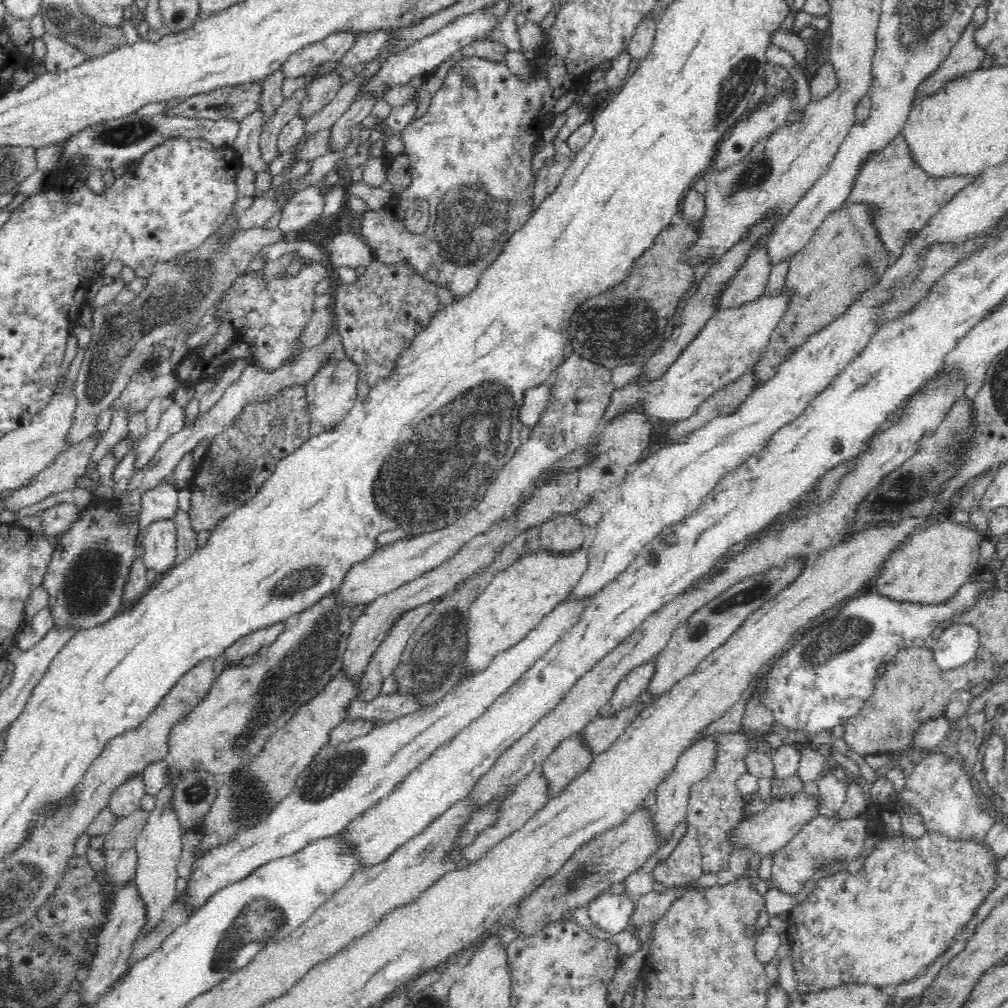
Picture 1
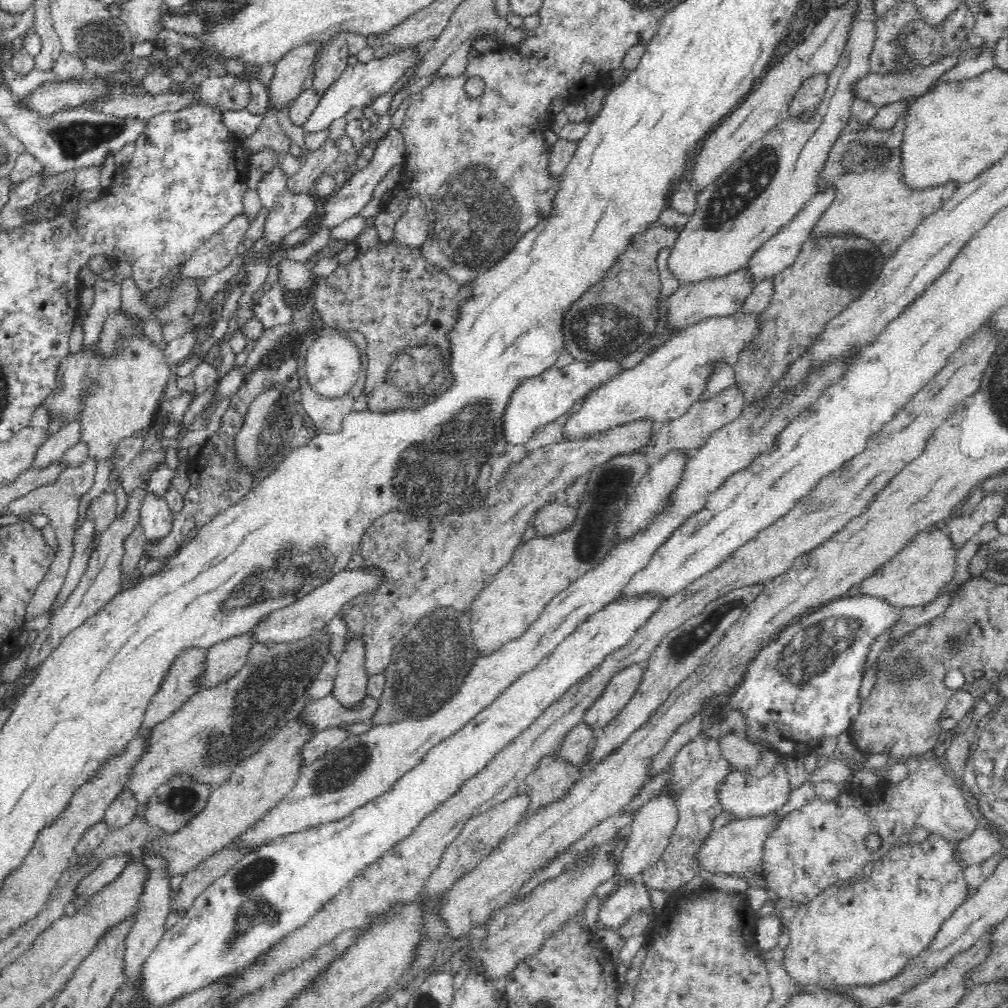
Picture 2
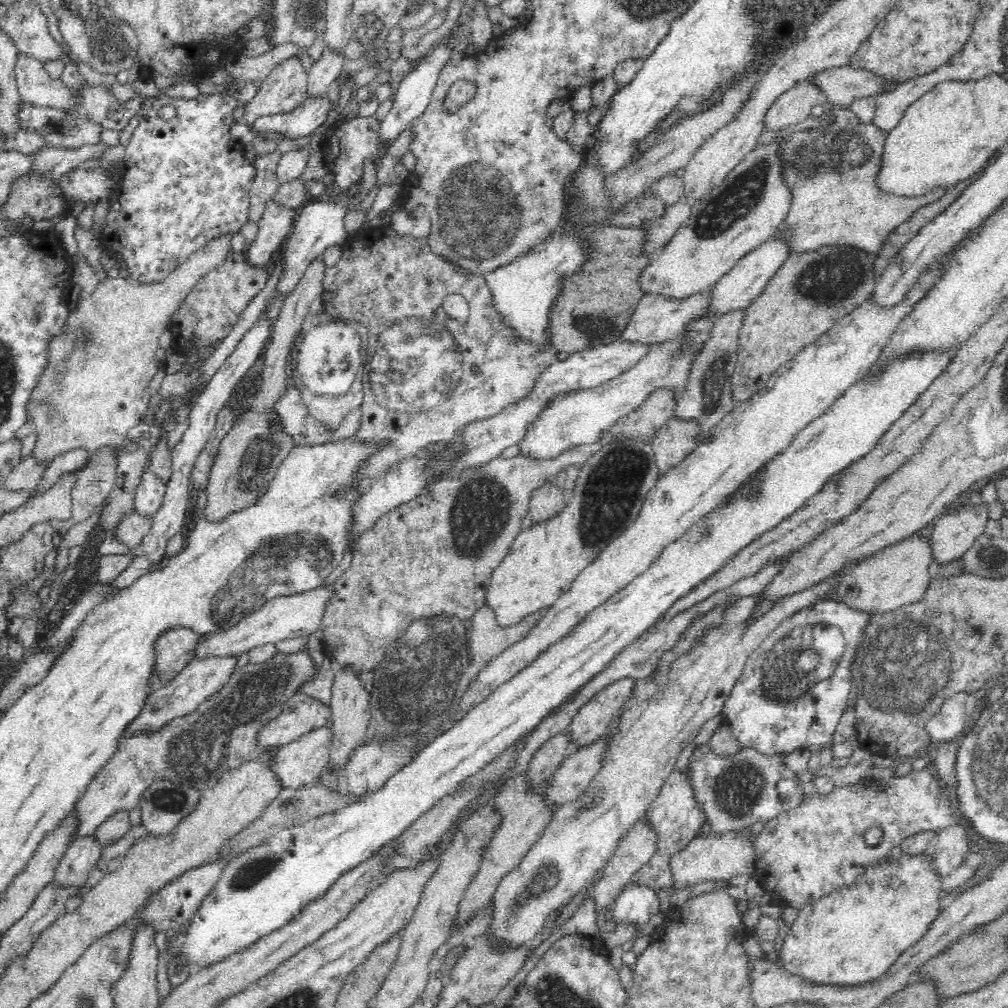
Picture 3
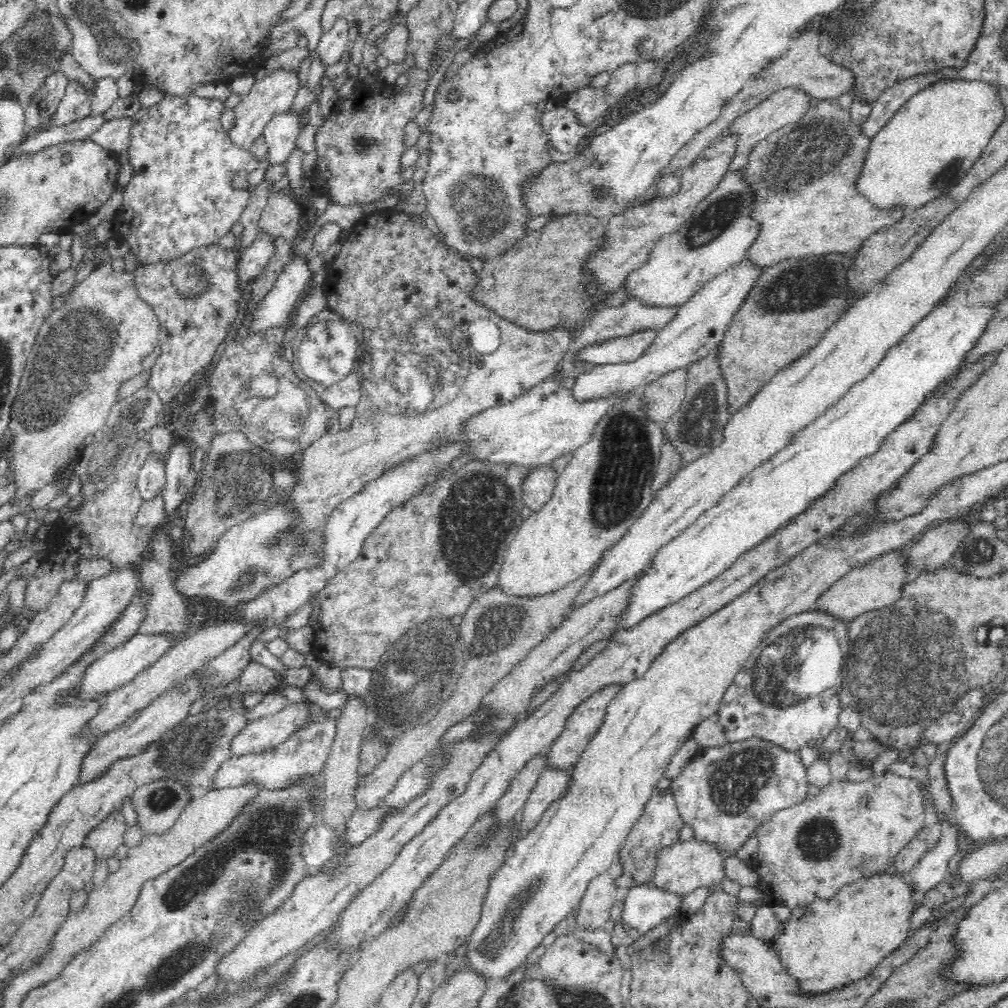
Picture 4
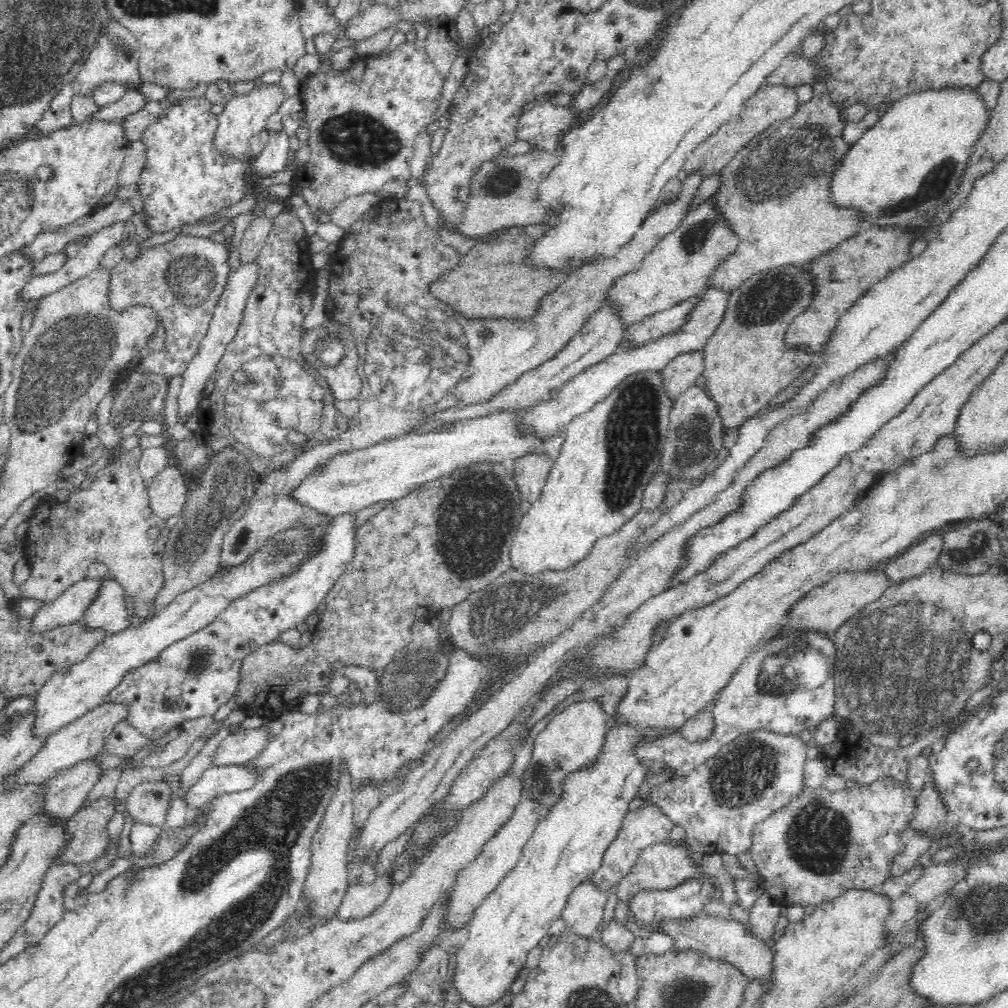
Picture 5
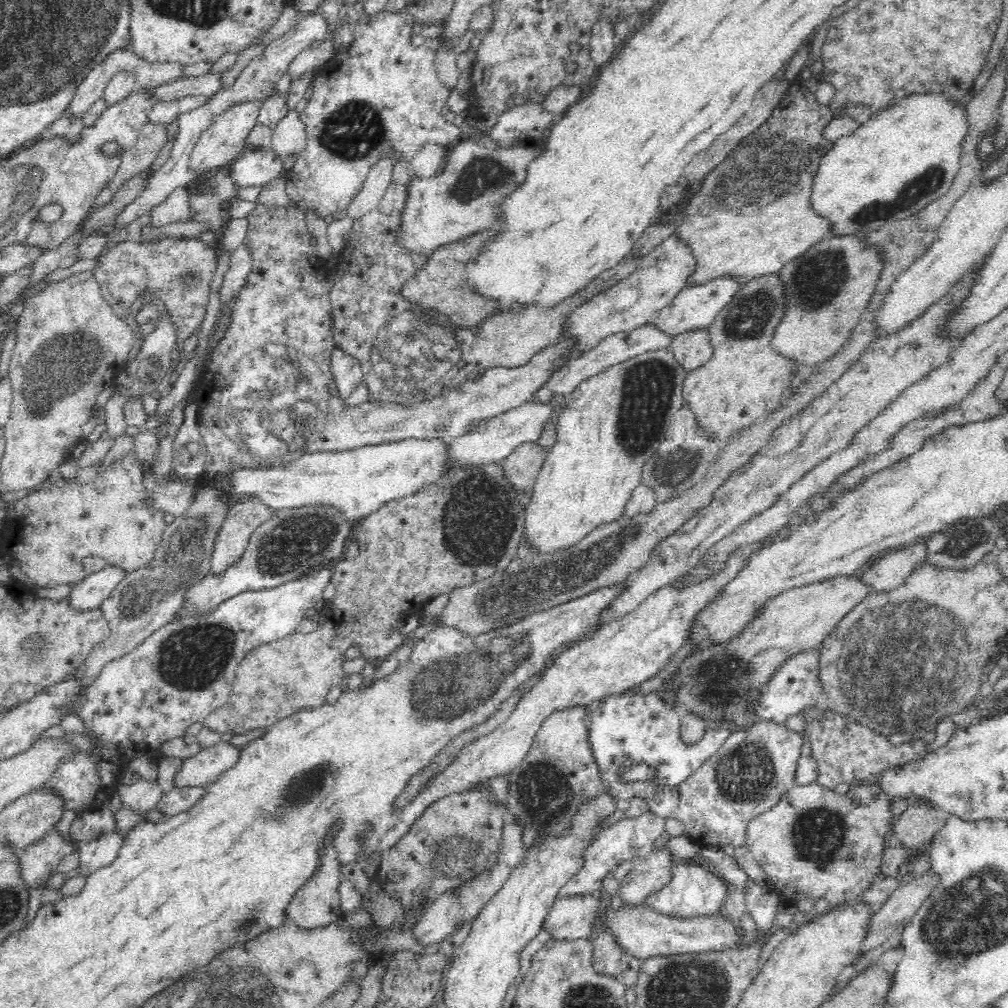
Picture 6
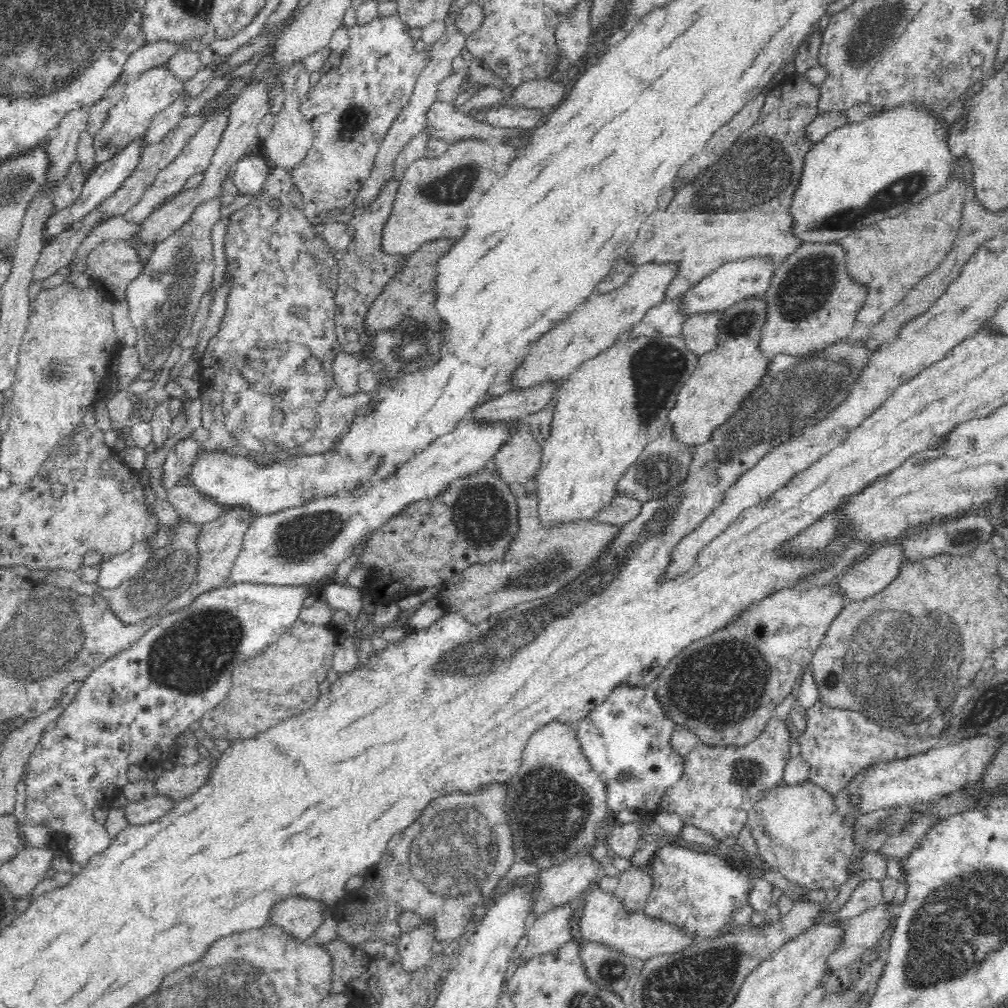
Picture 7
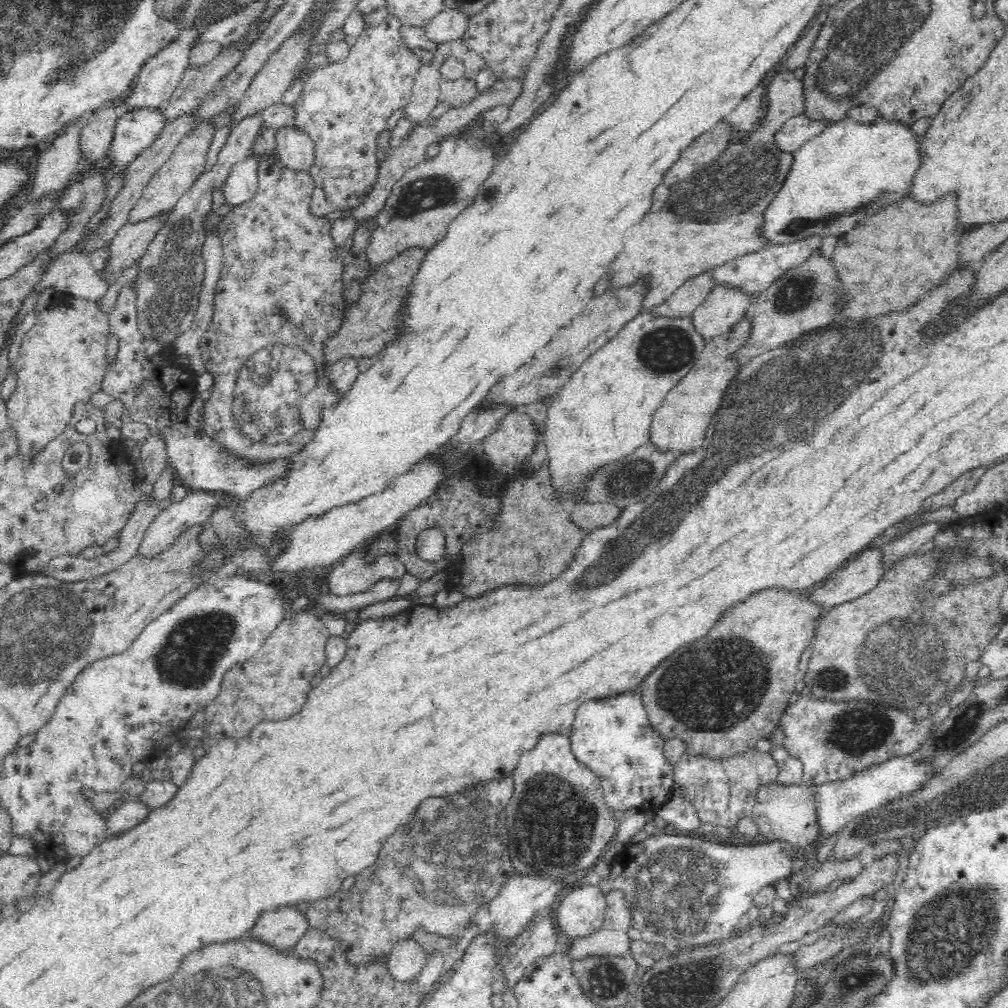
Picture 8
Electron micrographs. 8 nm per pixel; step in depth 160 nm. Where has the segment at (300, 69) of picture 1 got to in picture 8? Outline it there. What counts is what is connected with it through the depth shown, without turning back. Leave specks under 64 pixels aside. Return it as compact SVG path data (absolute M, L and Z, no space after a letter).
M203 122L199 128L190 132L180 144L176 146L170 159L166 160L154 176L148 180L146 188L142 190L139 199L131 208L127 222L136 224L153 218L154 216L162 216L164 212L169 212L174 208L177 200L186 192L189 192L194 182L203 174L204 164L206 164L207 154L214 134L215 130L212 129L212 125Z

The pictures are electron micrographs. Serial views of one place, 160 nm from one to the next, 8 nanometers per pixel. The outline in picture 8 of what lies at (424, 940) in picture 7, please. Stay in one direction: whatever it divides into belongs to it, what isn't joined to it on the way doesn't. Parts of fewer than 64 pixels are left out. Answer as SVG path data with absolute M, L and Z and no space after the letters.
M413 938L394 943L386 960L387 971L396 982L413 982L424 968L429 953Z

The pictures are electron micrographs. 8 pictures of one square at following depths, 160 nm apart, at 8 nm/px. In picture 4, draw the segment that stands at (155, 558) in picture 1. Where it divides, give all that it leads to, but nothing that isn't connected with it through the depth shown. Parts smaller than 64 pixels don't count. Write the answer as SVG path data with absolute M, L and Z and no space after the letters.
M151 452L144 460L142 468L138 472L138 494L146 501L162 492L165 488L166 460L164 454Z

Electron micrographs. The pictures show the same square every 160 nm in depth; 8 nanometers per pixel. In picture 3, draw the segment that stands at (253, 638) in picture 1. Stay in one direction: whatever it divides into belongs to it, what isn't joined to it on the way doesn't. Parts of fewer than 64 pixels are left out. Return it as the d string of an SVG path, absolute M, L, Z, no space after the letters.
M215 657L214 659L192 660L182 670L178 671L172 679L159 688L150 691L143 700L142 708L136 718L122 730L120 740L146 735L152 737L162 731L172 720L188 716L195 712L202 702L206 702L229 681L235 671L238 658Z

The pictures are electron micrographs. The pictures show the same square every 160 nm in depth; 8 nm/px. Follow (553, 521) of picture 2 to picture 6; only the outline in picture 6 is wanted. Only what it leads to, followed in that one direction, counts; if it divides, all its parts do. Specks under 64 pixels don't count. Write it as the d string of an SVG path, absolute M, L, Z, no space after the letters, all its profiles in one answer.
M537 441L521 442L504 458L504 473L516 488L530 493L546 456L546 448Z

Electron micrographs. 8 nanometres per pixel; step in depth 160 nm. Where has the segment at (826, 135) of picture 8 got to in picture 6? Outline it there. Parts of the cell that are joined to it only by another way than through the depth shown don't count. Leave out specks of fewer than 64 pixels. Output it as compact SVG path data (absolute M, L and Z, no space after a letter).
M918 94L914 96L906 96L904 100L900 100L894 104L892 108L886 108L882 112L871 114L870 119L864 124L860 124L855 132L848 136L842 136L833 143L832 148L826 155L819 160L818 172L814 176L812 182L812 189L809 194L809 204L811 210L815 212L820 218L829 222L828 236L860 236L863 232L871 230L878 230L880 227L885 227L889 222L899 221L916 214L922 210L931 200L944 196L948 189L951 188L952 182L959 170L960 155L963 151L963 142L968 134L968 118L966 108L962 103L951 100L946 100L945 96L939 94Z

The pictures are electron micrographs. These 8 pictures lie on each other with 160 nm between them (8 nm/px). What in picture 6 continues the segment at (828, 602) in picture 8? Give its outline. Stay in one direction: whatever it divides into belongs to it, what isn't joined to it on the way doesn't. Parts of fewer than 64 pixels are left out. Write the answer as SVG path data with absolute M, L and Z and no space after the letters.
M924 542L882 552L855 576L873 592L887 592L910 576L912 569L924 562Z

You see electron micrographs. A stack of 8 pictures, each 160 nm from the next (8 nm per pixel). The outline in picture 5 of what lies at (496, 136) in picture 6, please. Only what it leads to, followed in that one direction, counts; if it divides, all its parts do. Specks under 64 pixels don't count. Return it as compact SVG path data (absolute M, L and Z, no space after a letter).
M550 102L540 106L529 105L520 113L514 139L529 142L535 149L554 153L560 146L564 131L570 130L572 124L578 124L579 114Z

